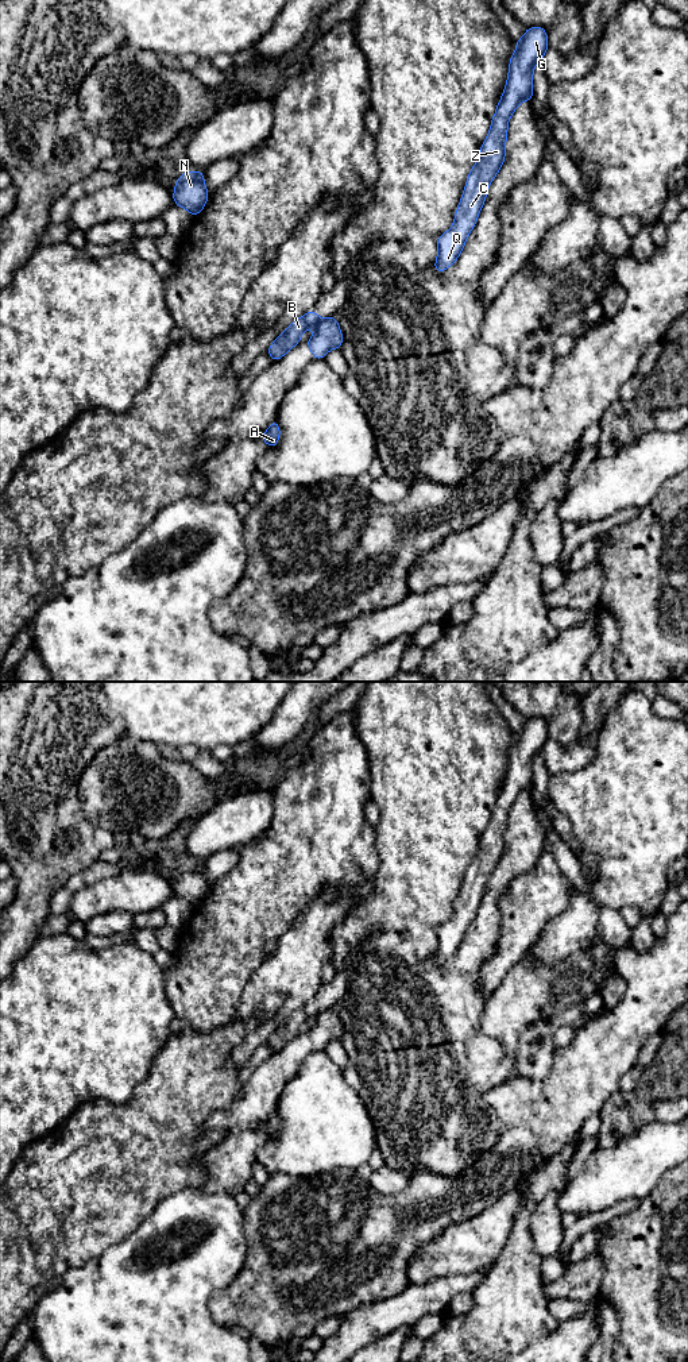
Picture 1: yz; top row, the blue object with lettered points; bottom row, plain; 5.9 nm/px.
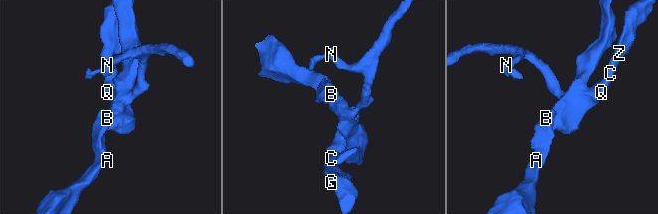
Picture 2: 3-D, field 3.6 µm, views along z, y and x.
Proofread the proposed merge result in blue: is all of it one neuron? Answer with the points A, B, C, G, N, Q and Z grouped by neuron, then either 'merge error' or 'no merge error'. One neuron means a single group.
groups A B / C G N Q Z; merge error

